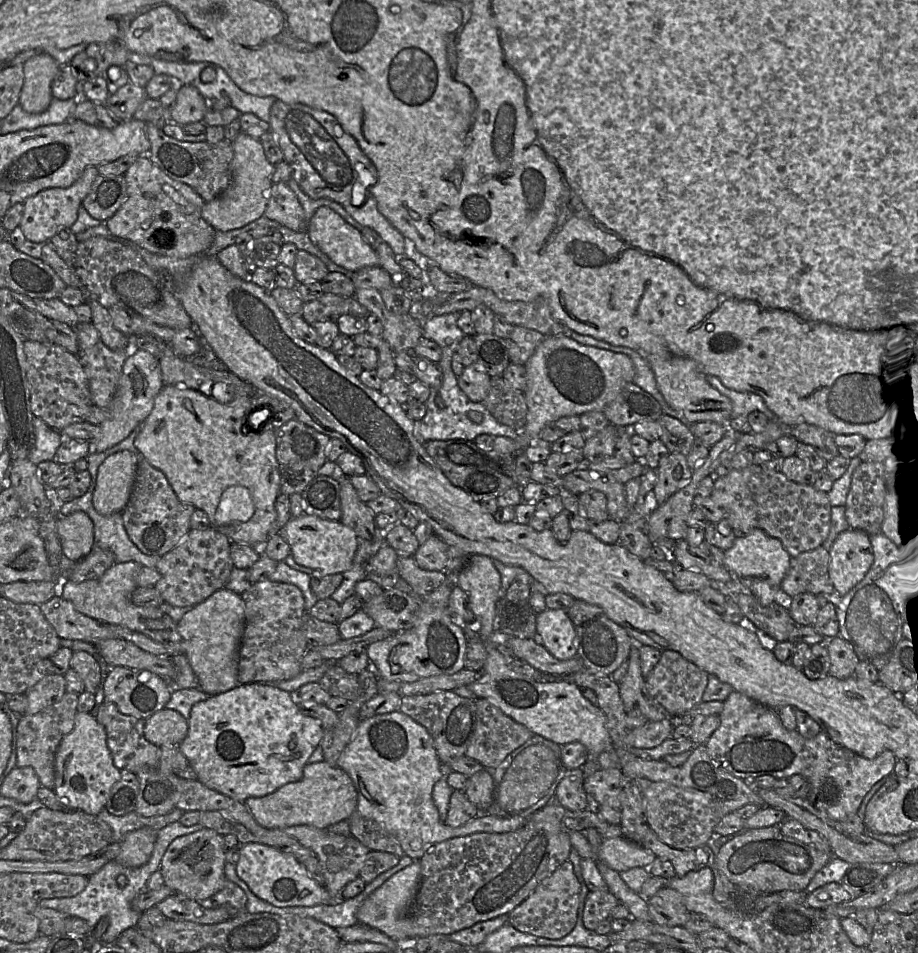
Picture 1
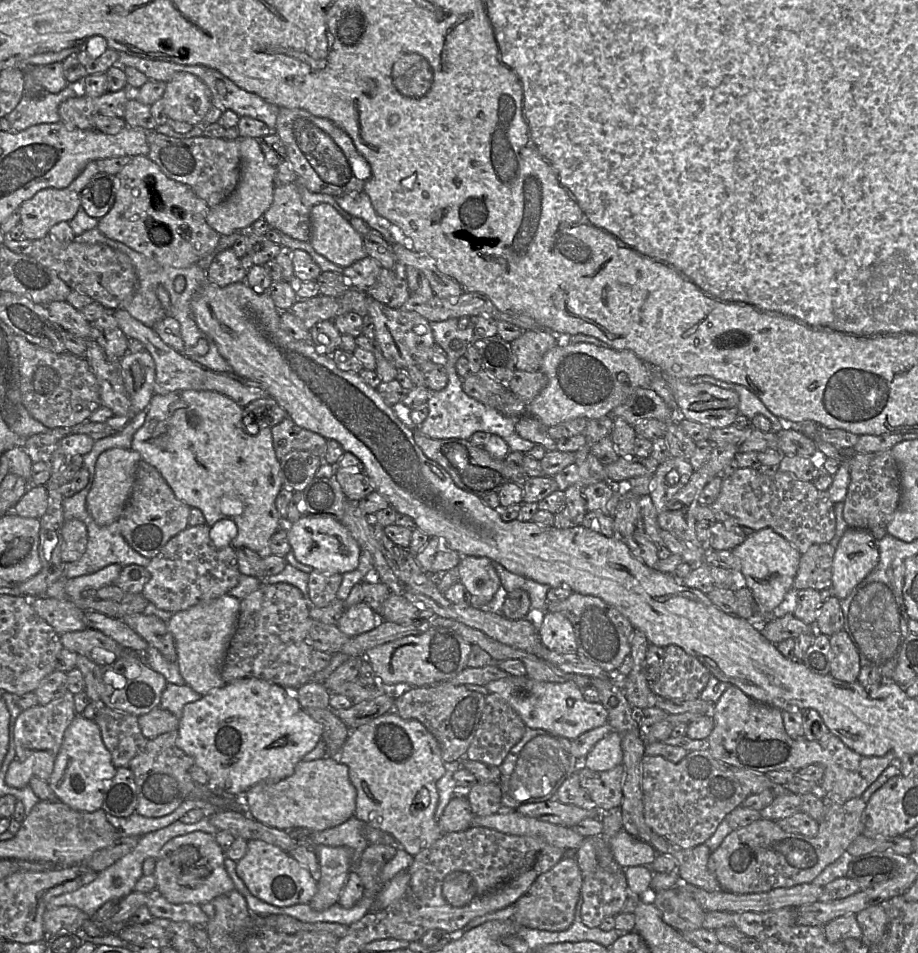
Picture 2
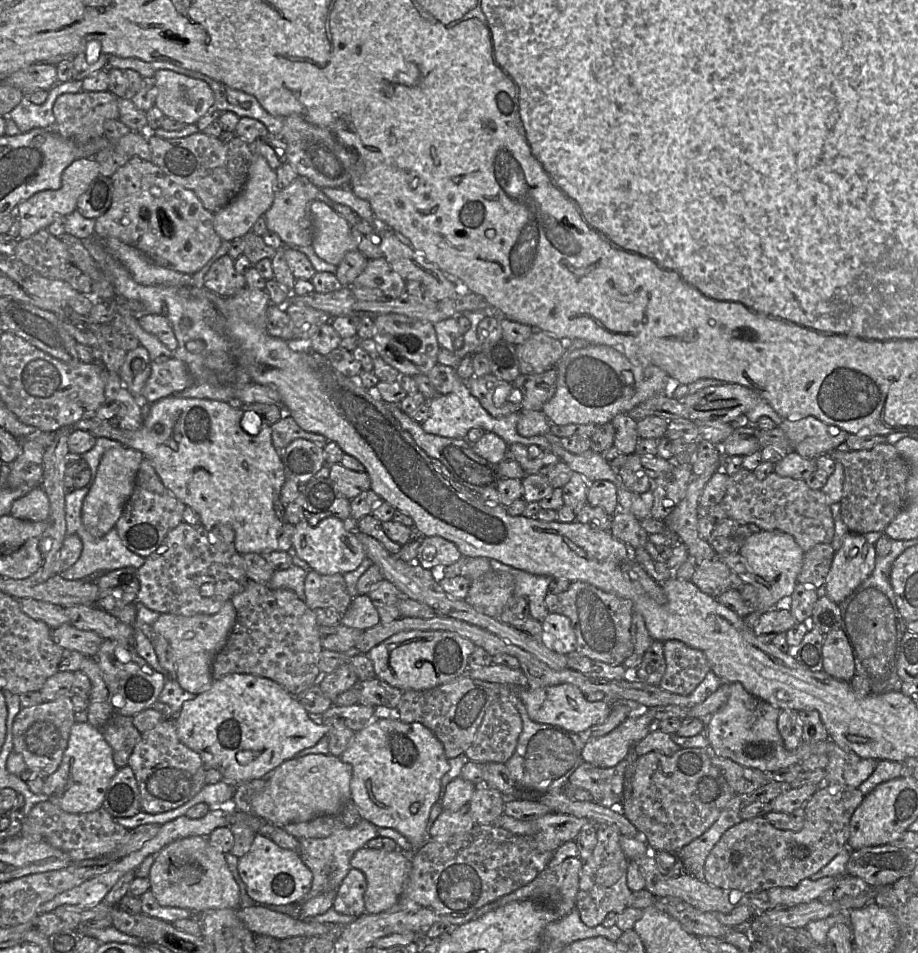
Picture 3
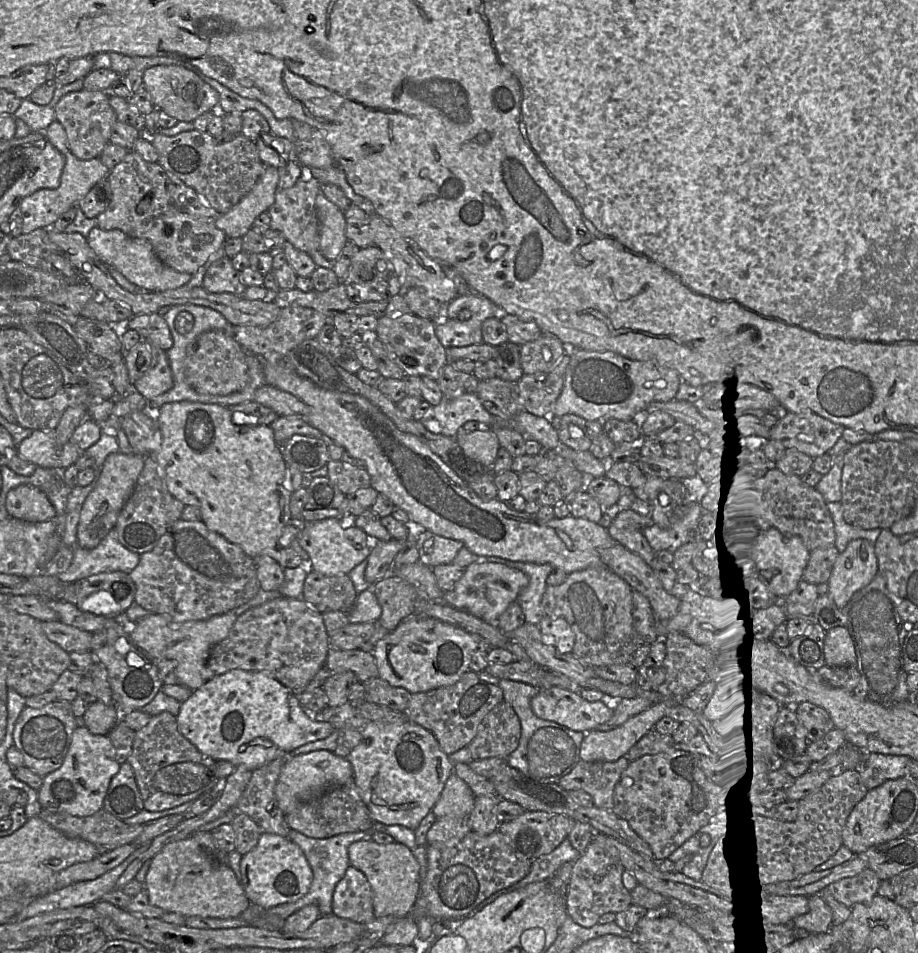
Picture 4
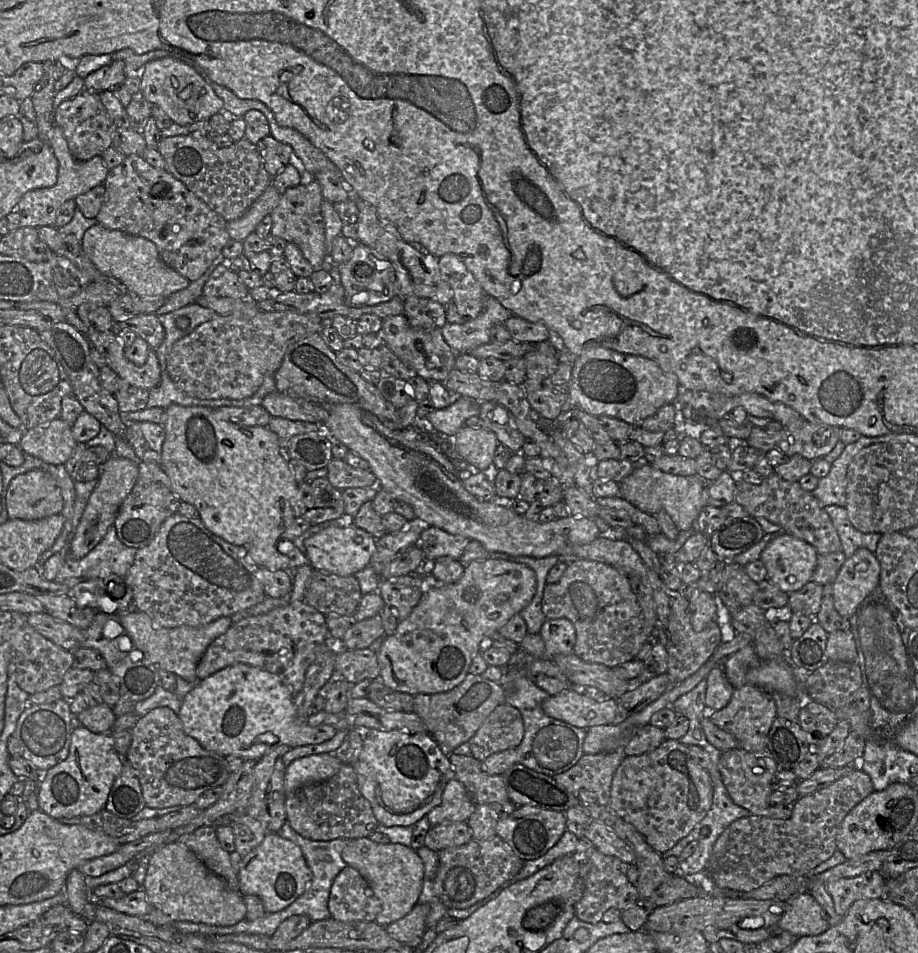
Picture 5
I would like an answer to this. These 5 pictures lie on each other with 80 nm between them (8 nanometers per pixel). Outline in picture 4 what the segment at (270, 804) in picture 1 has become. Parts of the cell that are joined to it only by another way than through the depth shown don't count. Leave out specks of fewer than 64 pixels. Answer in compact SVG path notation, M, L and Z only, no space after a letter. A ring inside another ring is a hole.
M317 750L288 759L280 772L275 797L277 806L285 814L294 811L300 804L319 797L327 790L342 786L353 780L351 763L327 750Z

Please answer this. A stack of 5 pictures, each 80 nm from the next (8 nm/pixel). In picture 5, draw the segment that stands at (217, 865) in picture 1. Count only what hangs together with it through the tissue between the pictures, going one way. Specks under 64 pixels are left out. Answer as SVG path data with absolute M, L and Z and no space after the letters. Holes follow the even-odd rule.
M180 842L164 844L150 854L141 888L153 908L174 921L231 926L246 916L244 894L229 888L223 878L209 870L192 850Z

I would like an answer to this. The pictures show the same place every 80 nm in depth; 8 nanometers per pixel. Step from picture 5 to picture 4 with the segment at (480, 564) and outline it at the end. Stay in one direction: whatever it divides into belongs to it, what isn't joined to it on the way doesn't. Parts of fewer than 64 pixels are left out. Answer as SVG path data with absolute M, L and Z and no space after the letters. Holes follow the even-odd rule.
M474 562L464 568L463 575L454 589L444 593L442 602L470 613L492 626L498 626L501 614L517 600L519 593L528 584L529 577L516 568L501 563ZM412 615L372 648L379 677L411 694L450 686L469 671L473 653L483 647L482 637L428 616Z

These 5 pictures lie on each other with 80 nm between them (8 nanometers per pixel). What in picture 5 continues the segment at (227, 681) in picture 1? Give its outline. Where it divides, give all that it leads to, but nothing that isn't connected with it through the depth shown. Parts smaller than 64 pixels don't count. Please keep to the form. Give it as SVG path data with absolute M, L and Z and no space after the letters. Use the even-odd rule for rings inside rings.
M129 610L119 615L119 624L124 628L135 648L143 653L143 664L154 664L159 668L174 673L190 683L197 683L197 665L208 646L224 634L232 625L231 617L221 617L200 627L186 625L167 628L157 624L145 612Z

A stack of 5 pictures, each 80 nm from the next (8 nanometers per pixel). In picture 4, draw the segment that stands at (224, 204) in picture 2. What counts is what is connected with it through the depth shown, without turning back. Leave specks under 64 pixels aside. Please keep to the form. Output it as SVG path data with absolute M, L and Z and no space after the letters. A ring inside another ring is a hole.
M265 165L265 169L252 190L244 196L227 213L221 214L216 221L218 229L222 230L227 238L243 237L253 226L254 220L263 212L267 212L275 202L278 191L279 173L278 169Z

